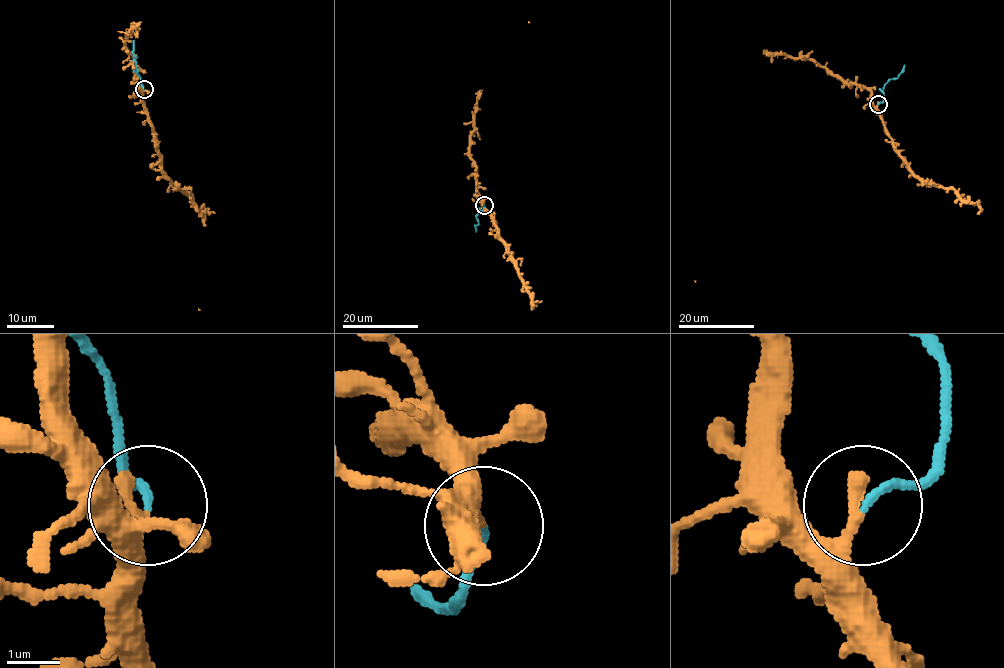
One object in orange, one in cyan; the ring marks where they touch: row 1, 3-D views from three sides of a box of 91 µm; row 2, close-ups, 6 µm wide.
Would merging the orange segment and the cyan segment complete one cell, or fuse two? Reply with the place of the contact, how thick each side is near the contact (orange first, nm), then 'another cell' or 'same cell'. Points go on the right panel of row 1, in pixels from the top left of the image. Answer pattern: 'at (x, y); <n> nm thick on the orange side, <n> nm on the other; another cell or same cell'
at (878, 104); 280 nm thick on the orange side, 140 nm on the other; another cell

